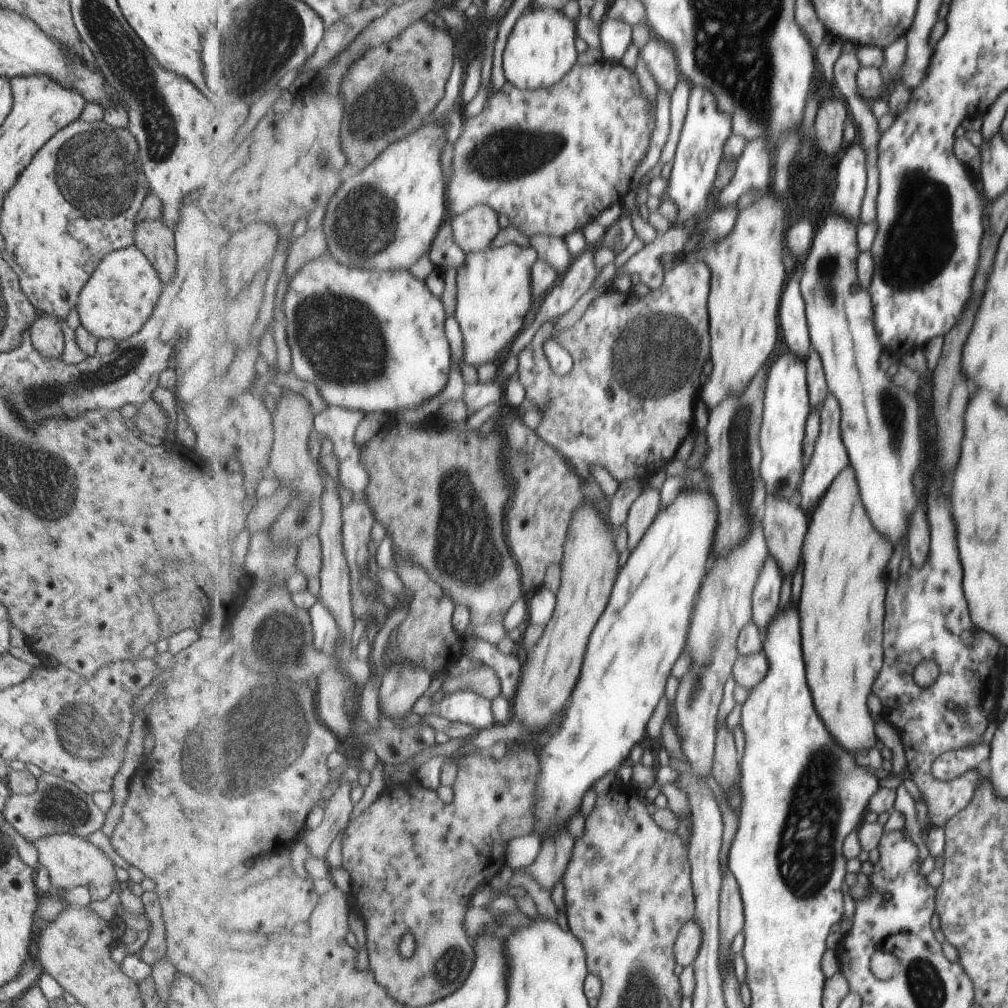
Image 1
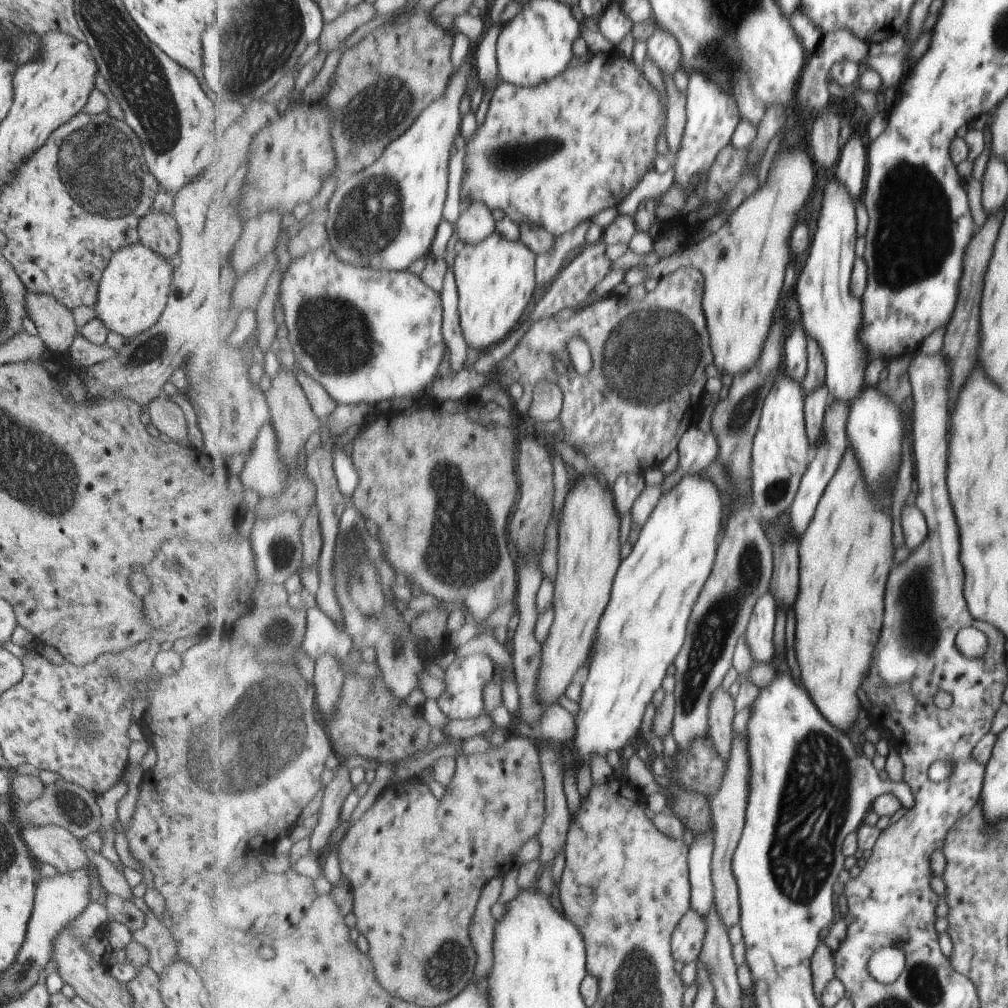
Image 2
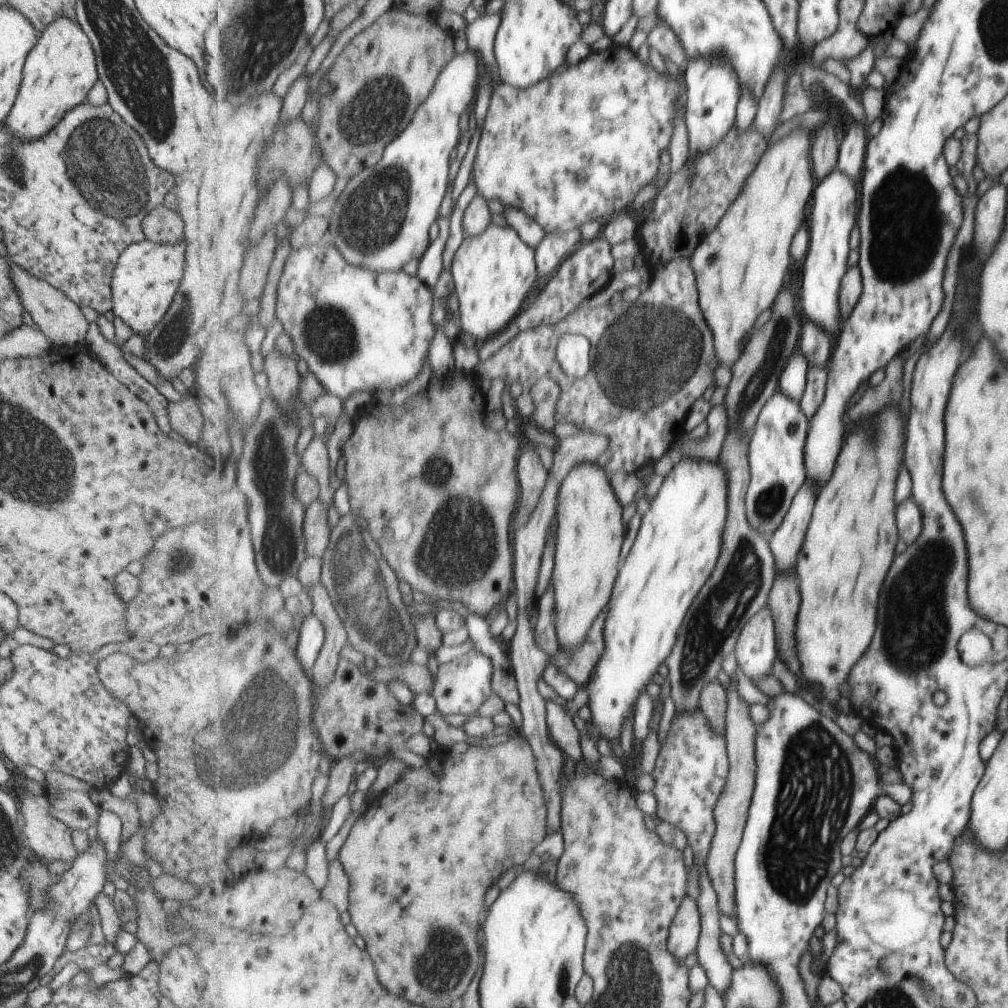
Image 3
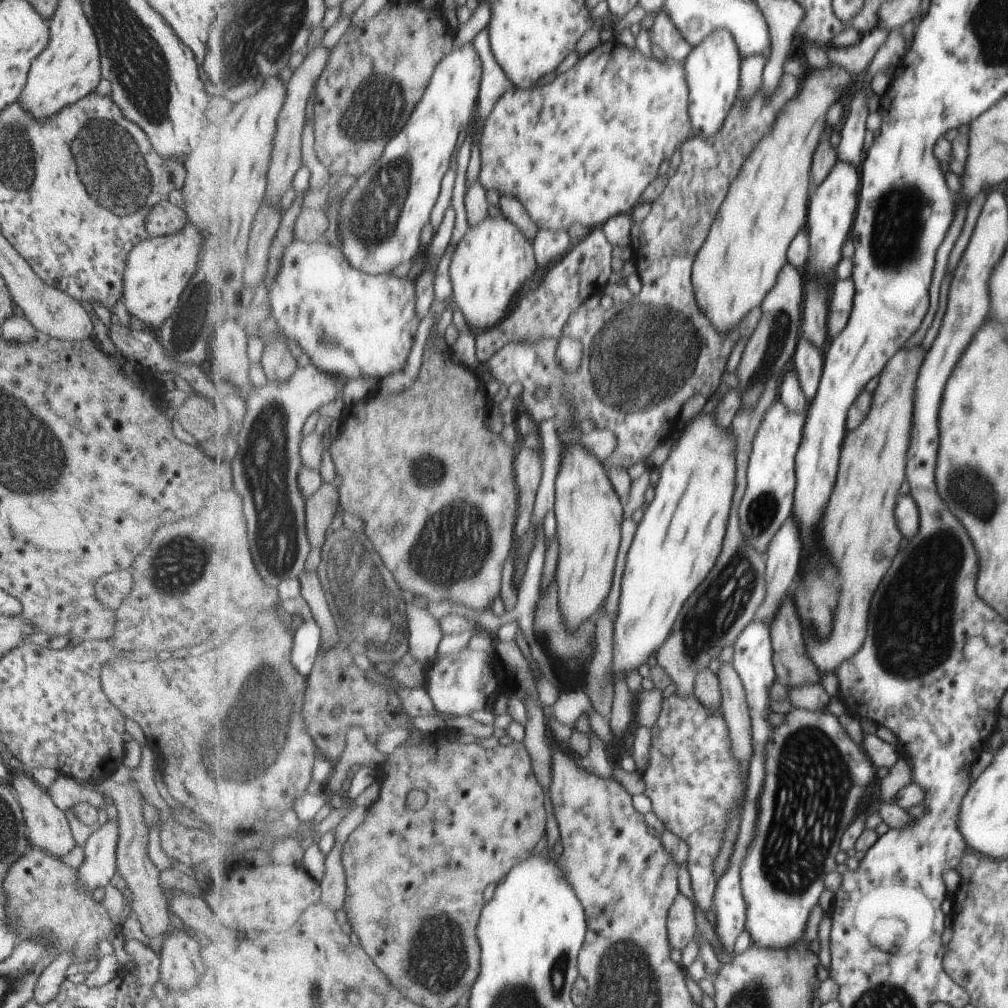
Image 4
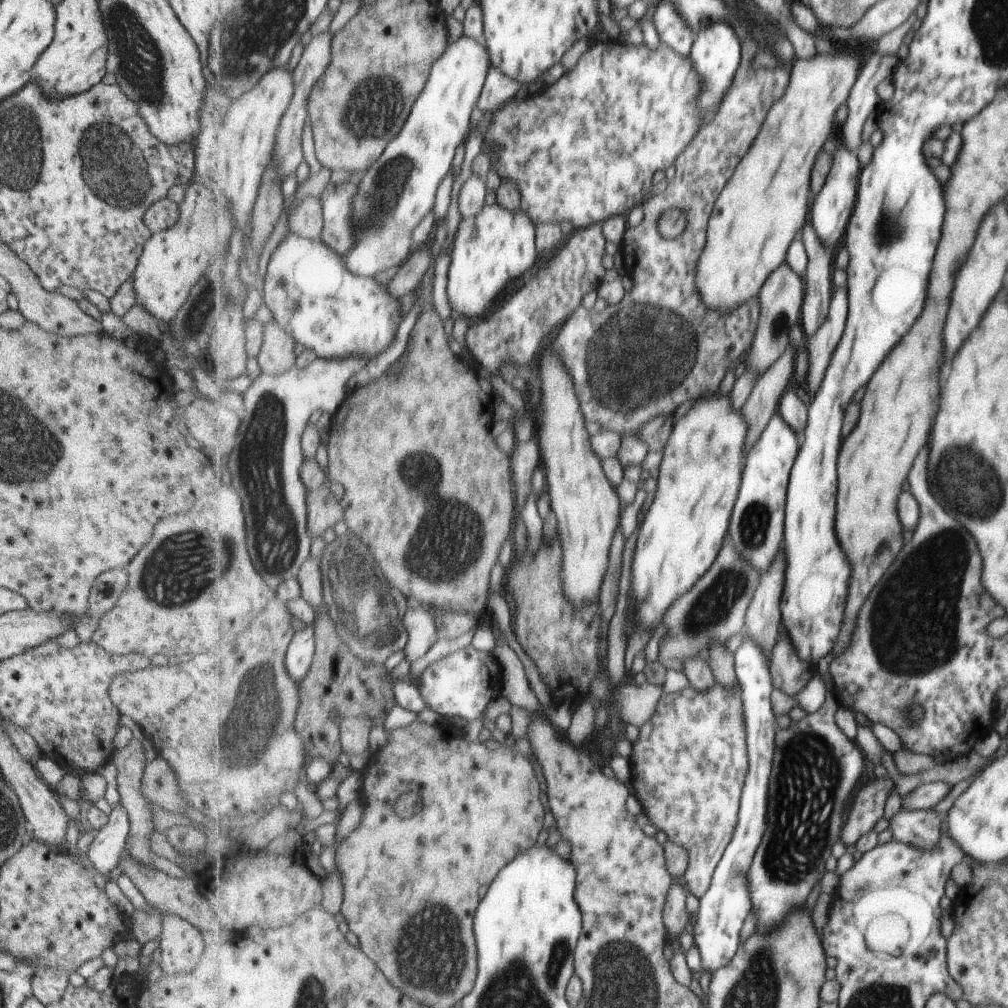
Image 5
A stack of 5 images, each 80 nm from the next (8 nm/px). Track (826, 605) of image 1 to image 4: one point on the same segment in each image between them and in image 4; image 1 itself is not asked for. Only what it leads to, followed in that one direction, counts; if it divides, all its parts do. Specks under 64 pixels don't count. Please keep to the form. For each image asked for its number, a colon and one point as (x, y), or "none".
2: (846, 553)
3: (849, 547)
4: (860, 531)

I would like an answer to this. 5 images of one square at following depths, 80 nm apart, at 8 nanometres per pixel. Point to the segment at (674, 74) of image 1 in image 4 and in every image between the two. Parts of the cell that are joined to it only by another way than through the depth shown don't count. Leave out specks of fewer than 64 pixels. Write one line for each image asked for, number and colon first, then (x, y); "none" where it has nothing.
2: (663, 48)
3: (663, 38)
4: (666, 34)

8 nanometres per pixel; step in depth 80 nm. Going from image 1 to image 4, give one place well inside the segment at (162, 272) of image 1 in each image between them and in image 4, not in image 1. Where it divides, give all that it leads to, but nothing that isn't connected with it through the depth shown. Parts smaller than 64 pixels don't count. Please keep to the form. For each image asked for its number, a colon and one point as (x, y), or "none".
2: (157, 231)
3: (160, 225)
4: (163, 218)

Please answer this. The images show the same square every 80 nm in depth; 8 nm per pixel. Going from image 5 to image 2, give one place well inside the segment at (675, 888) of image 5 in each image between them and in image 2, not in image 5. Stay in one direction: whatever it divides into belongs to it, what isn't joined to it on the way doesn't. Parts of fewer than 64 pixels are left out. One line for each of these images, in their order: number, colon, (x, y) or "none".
2: (688, 938)
3: (685, 931)
4: (681, 921)

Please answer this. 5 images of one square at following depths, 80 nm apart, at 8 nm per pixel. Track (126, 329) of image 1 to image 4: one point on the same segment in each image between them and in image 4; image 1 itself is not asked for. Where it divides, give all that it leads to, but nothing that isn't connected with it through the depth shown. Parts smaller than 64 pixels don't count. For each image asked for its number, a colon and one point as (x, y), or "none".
2: (133, 289)
3: (145, 277)
4: (156, 270)

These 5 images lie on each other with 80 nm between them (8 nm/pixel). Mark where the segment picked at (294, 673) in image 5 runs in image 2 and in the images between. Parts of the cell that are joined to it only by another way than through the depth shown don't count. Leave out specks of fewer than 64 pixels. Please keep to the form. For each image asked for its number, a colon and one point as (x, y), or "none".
2: (322, 635)
3: (312, 634)
4: (308, 638)

